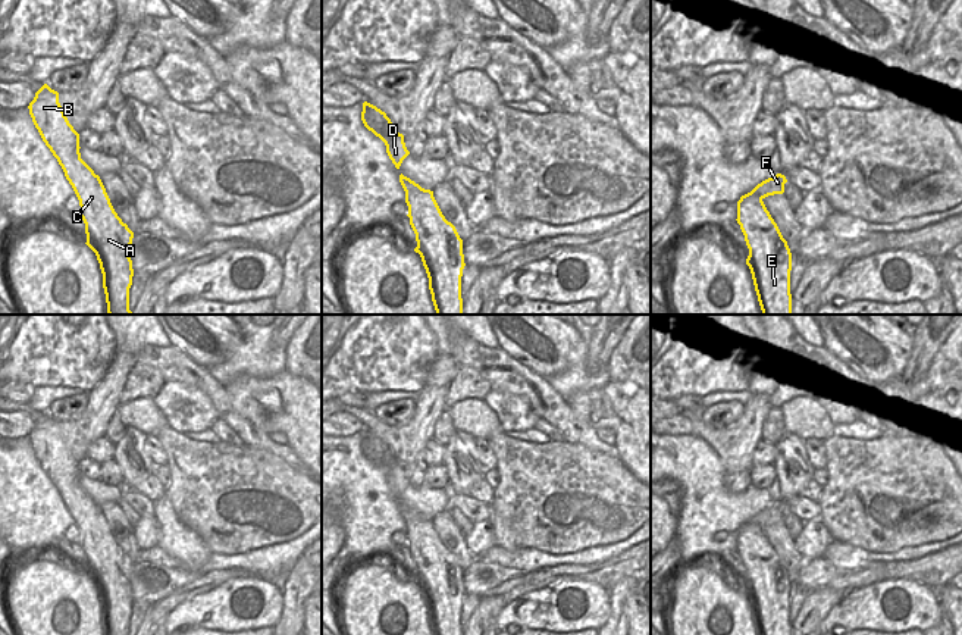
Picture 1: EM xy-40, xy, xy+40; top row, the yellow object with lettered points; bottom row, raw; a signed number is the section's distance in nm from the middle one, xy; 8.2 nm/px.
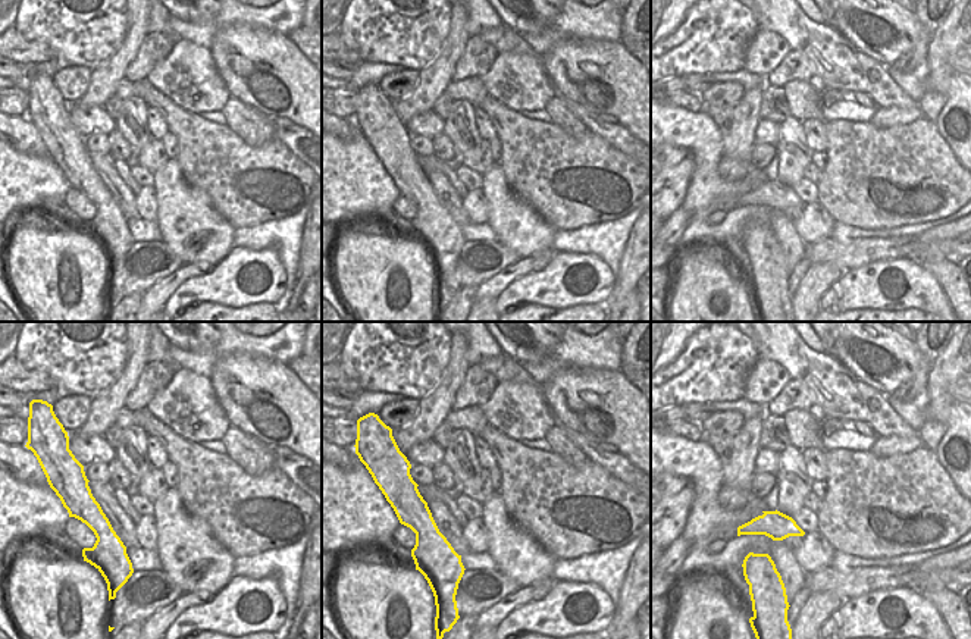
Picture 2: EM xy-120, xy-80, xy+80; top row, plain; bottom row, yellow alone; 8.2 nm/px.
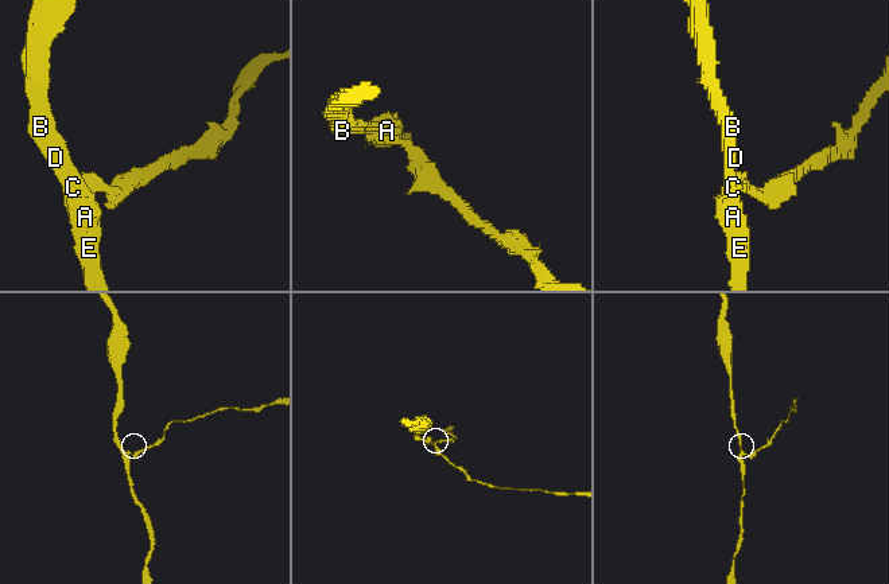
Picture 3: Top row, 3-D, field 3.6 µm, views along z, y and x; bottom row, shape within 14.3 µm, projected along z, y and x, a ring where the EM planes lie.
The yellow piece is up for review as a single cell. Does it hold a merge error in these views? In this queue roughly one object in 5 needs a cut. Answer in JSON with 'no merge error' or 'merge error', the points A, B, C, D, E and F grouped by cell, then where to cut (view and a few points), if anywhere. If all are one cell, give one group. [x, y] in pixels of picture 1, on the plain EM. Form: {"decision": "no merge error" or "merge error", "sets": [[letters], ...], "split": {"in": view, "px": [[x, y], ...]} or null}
{"decision": "merge error", "sets": [["A", "B", "C", "D", "E"], ["F"]], "split": {"in": "xy+40", "px": [[749, 522], [755, 522], [761, 528]]}}

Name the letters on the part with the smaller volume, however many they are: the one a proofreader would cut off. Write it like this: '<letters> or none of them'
F

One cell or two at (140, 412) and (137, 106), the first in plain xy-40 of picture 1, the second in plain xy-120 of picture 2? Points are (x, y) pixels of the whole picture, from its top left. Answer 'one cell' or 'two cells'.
two cells

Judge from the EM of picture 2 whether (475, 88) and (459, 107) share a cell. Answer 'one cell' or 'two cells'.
two cells

